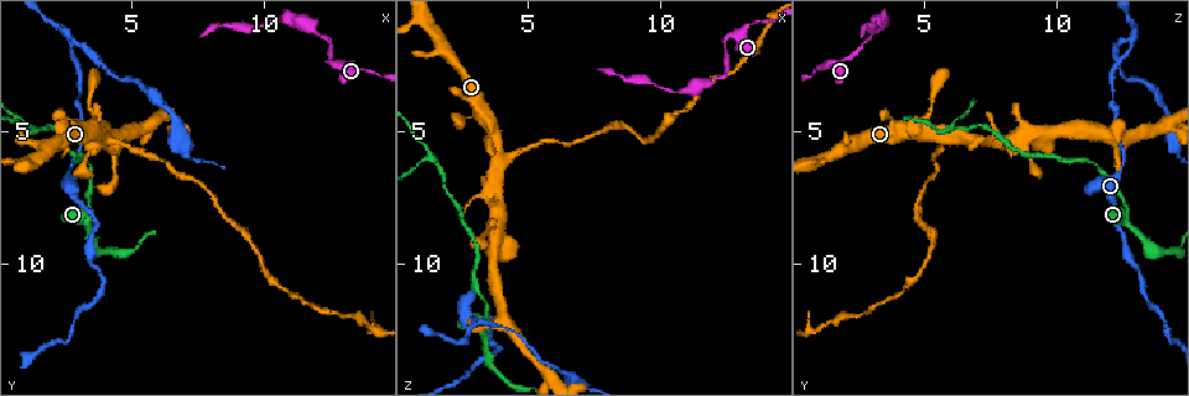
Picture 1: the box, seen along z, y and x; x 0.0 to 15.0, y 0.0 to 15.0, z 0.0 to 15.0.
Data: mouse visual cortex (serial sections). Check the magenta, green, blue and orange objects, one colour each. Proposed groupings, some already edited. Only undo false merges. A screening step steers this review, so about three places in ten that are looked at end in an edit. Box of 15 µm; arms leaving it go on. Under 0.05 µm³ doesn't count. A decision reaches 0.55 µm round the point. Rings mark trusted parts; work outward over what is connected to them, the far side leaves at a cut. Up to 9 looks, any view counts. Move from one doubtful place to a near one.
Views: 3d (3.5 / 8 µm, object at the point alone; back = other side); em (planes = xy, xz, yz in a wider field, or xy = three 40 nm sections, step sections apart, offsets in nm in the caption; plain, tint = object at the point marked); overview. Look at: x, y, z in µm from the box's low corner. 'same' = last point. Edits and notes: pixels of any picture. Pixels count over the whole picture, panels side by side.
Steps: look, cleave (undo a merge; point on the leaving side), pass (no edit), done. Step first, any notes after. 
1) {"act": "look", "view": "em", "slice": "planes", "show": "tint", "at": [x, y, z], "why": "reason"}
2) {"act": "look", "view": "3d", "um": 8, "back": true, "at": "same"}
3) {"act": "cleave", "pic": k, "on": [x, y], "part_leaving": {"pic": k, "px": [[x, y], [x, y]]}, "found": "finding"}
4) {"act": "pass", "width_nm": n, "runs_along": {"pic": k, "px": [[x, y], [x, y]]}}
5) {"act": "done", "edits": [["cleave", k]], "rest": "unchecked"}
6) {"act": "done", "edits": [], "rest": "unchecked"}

{"act": "look", "view": "3d", "um": 3.5, "at": [2.7, 6.2, 12.6], "why": "sudden change in width"}

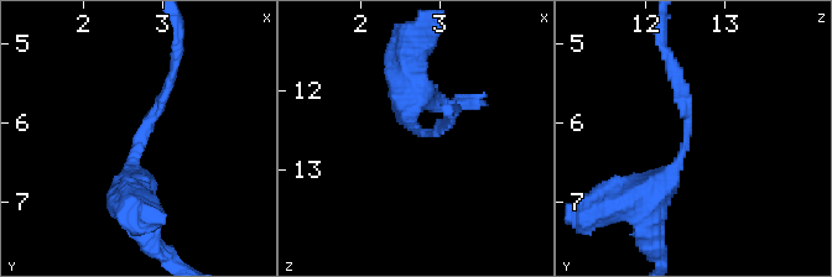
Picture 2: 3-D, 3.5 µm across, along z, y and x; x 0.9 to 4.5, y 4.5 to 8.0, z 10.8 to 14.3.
{"act": "look", "view": "em", "slice": "xy", "step": 1, "show": "tint", "at": [2.75, 6.15, 12.50], "why": "need the tissue"}

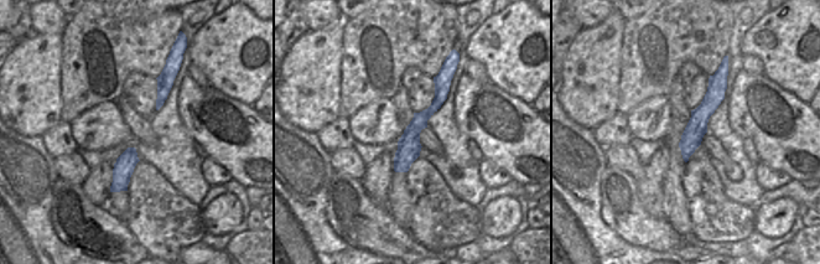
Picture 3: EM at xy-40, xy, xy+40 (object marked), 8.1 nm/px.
{"act": "pass", "arm_widths_nm": [150, 400], "runs_along": {"pic": 2, "px": [[131, 200], [131, 158], [173, 59]]}, "found": "all the same cell"}

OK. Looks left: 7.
{"act": "look", "view": "3d", "um": 3.5, "at": [1.4, 4.8, 6.0], "why": "side arm on a straight run"}

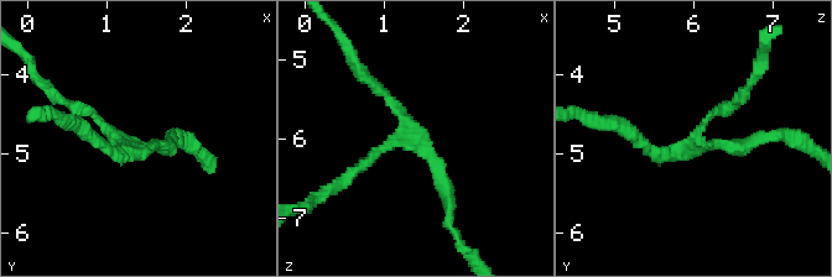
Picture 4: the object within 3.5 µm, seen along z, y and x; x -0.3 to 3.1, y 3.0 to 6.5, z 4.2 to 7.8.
{"act": "look", "view": "em", "slice": "planes", "show": "tint", "at": [1.40, 4.95, 6.10]}

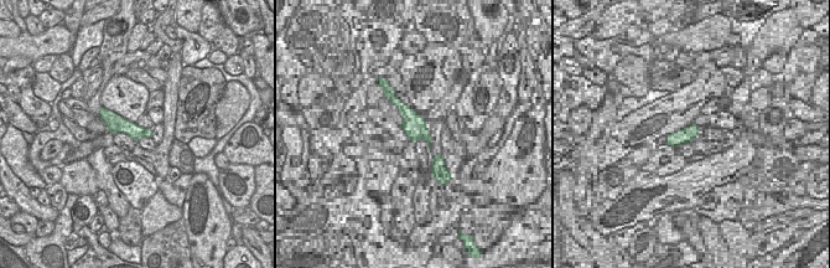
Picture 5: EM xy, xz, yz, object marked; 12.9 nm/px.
{"act": "pass", "arm_widths_nm": [150, 150, 200], "runs_along": {"pic": 5, "px": [[103, 116], [136, 133], [149, 133]]}, "found": "all the same cell"}

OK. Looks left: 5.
{"act": "look", "view": "3d", "um": 3.5, "back": true, "at": [4.9, 5.6, 5.7], "why": "calibre changes"}

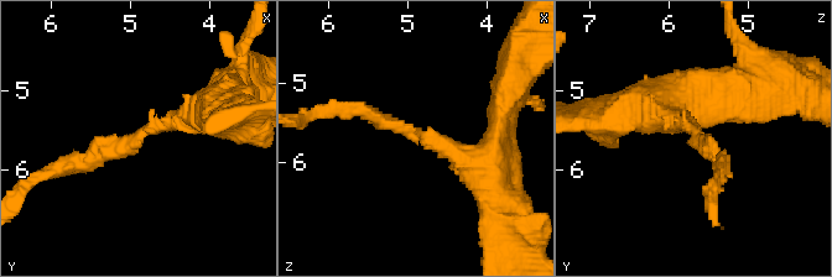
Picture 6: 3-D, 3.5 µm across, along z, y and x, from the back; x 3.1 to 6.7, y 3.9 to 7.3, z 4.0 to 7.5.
{"act": "look", "view": "em", "slice": "xy", "step": 3, "show": "tint", "at": [4.80, 5.55, 5.65]}

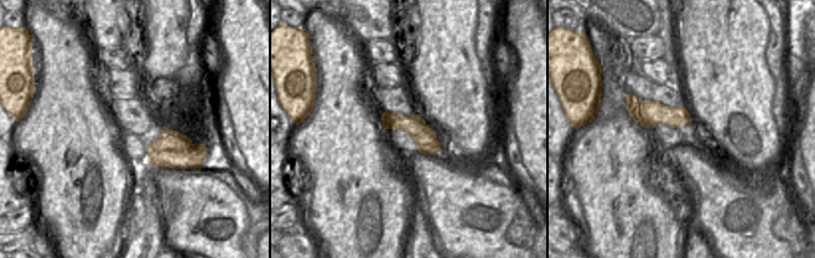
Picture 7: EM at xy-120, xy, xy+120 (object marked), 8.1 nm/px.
{"act": "cleave", "pic": 6, "on": [100, 145], "arm_widths_nm": [150, 400], "part_leaving": {"pic": 6, "px": [[144, 134], [37, 179]]}, "found": "a second cell is stuck on"}

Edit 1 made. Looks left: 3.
{"act": "look", "view": "3d", "um": 3.5, "at": [3.3, 5.9, 8.8], "why": "calibre changes"}

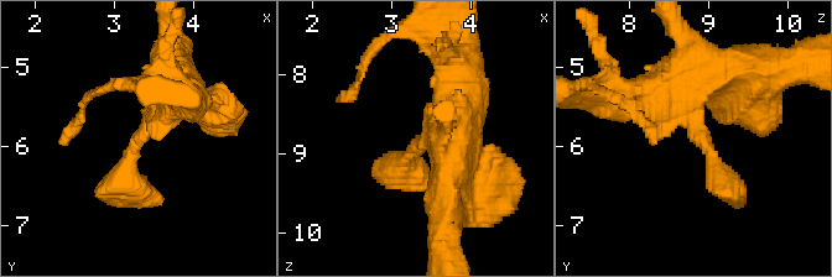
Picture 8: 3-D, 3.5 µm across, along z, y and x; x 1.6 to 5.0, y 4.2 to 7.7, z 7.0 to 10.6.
{"act": "look", "view": "em", "slice": "xy", "step": 2, "show": "tint", "at": [3.40, 5.80, 8.85], "arm_widths_nm": [350, 500], "why": "now the EM"}

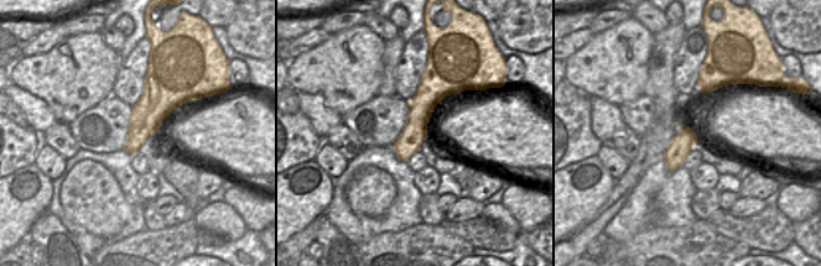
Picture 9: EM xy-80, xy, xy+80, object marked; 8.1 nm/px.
{"act": "look", "view": "em", "slice": "planes", "show": "tint", "at": "same", "why": "cut it another way"}

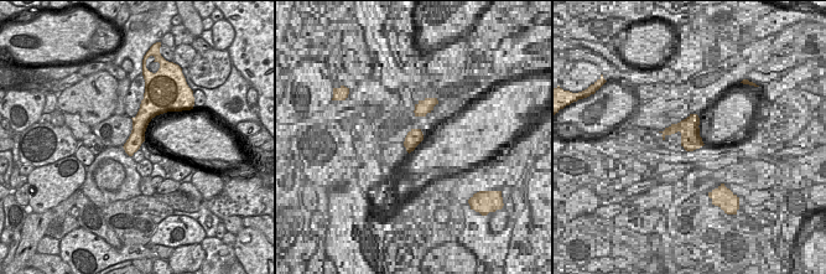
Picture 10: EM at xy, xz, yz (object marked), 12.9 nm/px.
{"act": "pass", "width_nm": 220, "runs_along": {"pic": 8, "px": [[646, 94], [669, 90], [733, 193]]}, "found": "one cell here"}

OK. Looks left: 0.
{"act": "done", "edits": [["cleave", 6]], "rest": "unchecked"}

